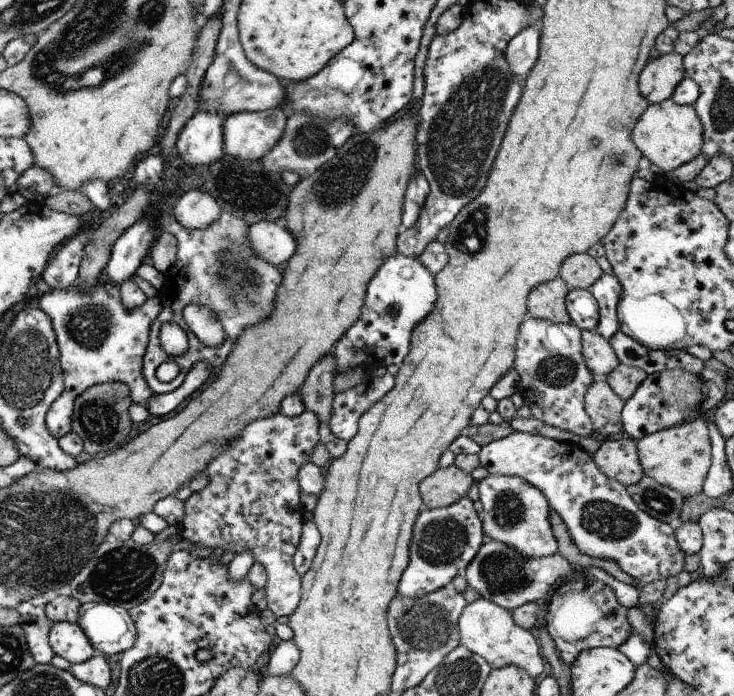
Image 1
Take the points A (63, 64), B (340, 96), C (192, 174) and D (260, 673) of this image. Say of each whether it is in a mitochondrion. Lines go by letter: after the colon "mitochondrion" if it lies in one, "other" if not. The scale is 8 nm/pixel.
A: mitochondrion
B: mitochondrion
C: other
D: other

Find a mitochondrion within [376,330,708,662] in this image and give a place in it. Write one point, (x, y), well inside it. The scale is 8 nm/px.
(613, 522)

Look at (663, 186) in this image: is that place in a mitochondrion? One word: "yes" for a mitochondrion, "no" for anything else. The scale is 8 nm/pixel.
no

